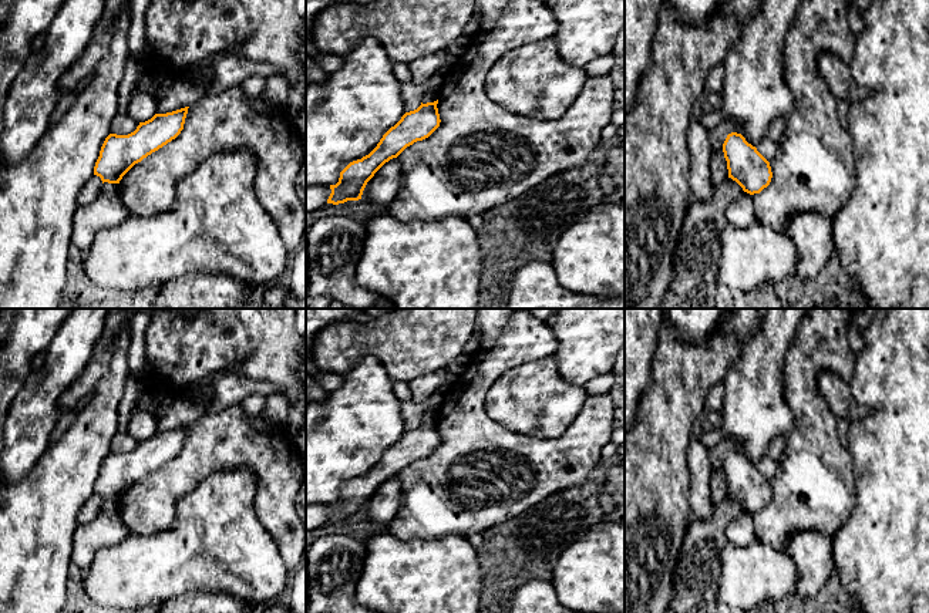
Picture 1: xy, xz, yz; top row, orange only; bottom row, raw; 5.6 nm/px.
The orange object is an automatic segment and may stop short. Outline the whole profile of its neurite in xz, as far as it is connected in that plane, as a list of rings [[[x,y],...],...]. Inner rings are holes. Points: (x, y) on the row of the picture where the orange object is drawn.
[[[438,100],[423,104],[391,127],[377,146],[361,159],[350,162],[341,172],[339,182],[330,185],[327,203],[339,205],[361,199],[367,182],[390,159],[397,158],[407,146],[428,138],[440,127]]]

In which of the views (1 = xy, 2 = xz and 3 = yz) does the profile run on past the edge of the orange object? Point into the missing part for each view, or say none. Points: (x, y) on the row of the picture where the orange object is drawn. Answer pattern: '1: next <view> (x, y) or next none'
1: next none
2: next none
3: next none

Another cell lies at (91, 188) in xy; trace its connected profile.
[[[92,174],[92,176],[83,185],[77,196],[77,205],[87,206],[91,202],[94,202],[95,196],[101,193],[101,188],[102,188],[101,178]]]

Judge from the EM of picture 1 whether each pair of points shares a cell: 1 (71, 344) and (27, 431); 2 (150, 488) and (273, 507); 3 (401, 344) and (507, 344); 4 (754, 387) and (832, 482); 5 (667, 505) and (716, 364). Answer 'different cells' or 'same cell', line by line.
1: same cell
2: same cell
3: different cells
4: different cells
5: same cell

